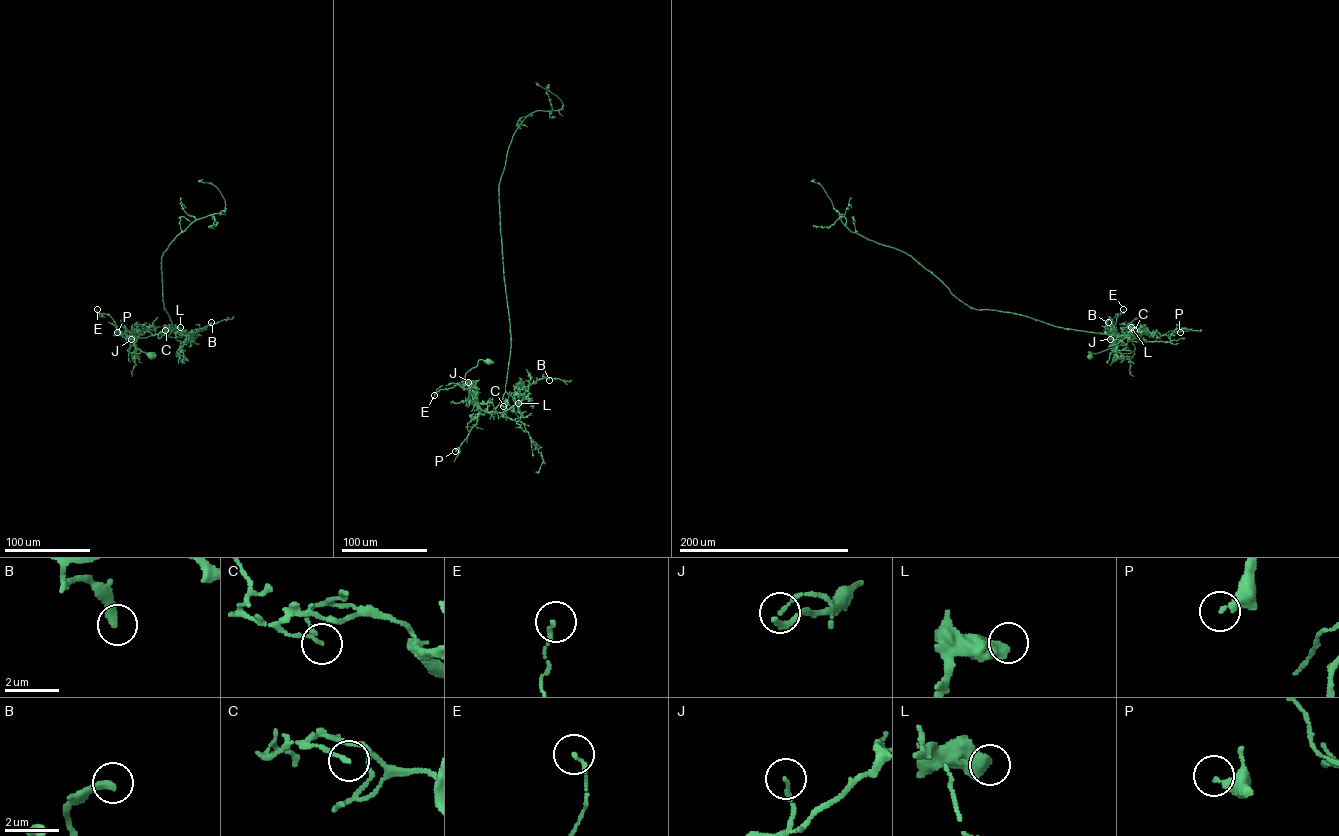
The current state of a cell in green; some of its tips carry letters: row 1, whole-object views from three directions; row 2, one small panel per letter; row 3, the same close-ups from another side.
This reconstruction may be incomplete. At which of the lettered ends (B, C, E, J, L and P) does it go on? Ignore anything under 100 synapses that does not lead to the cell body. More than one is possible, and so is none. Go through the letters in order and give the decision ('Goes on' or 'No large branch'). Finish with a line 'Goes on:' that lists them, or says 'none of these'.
B: No large branch
C: No large branch
E: No large branch
J: No large branch
L: No large branch
P: No large branch
Goes on: none of these

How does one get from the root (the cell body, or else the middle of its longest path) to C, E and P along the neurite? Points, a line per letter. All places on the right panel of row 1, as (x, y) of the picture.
C: (1089, 357), (1088, 351), (1098, 353), (1139, 338), (1141, 332), (1134, 330)
E: (1089, 357), (1088, 351), (1098, 353), (1141, 335), (1139, 331), (1130, 336), (1114, 335), (1118, 313), (1123, 309)
P: (1089, 357), (1088, 351), (1098, 353), (1127, 343), (1139, 338), (1140, 331), (1156, 332), (1161, 335), (1180, 332)

